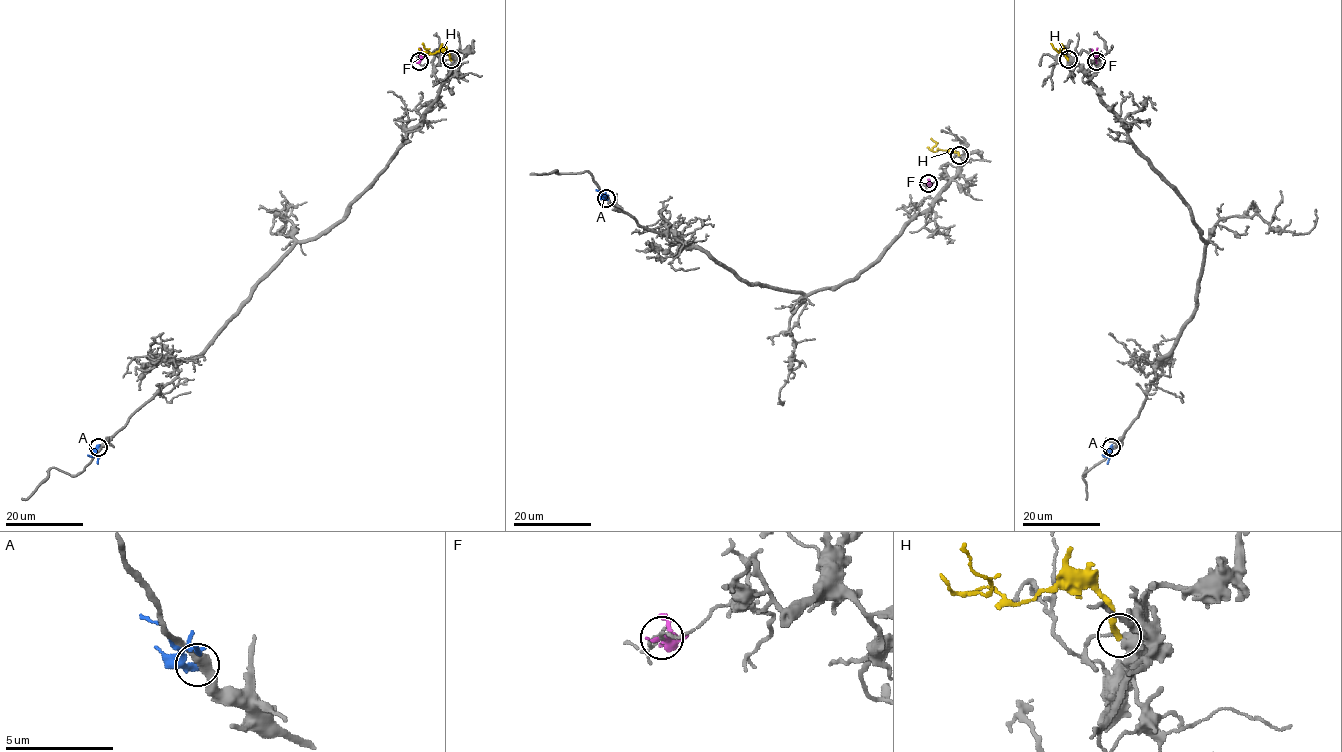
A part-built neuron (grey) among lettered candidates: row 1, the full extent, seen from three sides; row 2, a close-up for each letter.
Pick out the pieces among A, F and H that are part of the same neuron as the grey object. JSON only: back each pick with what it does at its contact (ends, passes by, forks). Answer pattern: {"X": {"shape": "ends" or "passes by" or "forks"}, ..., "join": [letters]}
{"H": {"shape": "ends"}, "join": ["H"]}

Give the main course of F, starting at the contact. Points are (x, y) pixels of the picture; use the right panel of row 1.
F: (1096, 61), (1091, 49)

